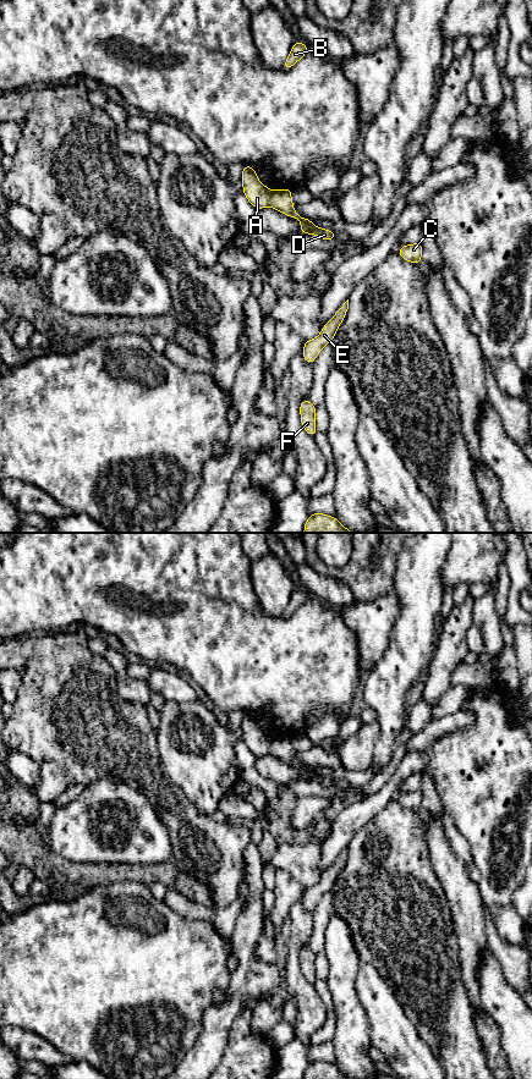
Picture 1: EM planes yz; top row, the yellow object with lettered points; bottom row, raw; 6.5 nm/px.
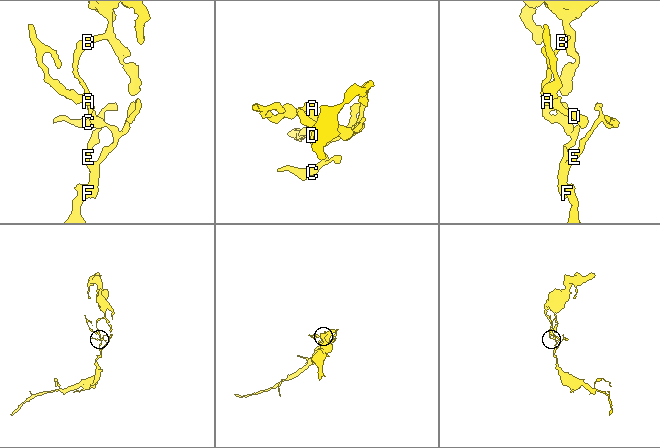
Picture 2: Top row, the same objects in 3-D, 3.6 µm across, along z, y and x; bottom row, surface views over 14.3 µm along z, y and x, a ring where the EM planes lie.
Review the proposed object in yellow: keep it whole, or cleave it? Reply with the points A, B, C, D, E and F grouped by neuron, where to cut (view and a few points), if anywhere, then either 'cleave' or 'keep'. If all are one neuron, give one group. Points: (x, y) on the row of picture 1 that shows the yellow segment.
A B / C D E F | yz (272, 191), (268, 204) | cleave

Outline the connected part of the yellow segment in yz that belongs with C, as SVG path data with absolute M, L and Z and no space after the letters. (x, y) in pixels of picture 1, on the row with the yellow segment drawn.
M421 242L413 243L413 244L405 244L402 246L397 254L406 262L411 262L413 264L421 264L421 257L422 257L422 244Z

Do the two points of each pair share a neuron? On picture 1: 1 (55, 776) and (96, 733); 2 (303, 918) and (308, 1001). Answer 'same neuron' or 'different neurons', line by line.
1: different neurons
2: same neuron

